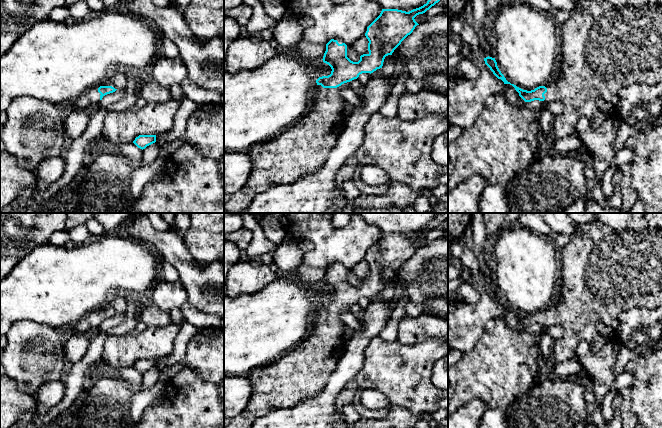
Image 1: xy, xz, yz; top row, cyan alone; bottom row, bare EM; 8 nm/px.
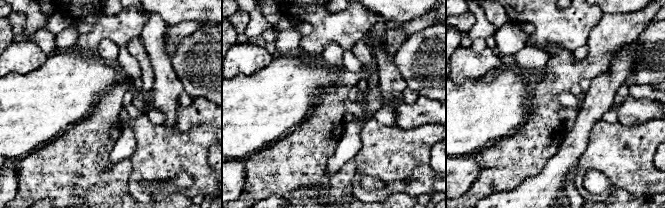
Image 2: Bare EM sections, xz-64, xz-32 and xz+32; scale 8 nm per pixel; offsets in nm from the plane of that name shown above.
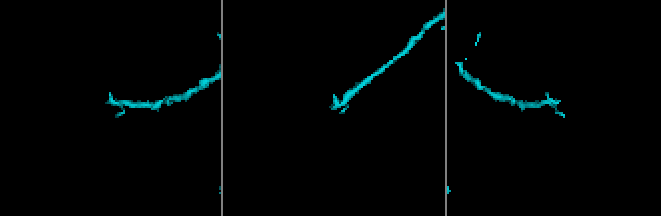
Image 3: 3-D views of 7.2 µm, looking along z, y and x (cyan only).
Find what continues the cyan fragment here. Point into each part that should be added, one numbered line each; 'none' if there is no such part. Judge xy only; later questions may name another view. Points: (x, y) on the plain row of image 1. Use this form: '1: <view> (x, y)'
1: xy (118, 305)

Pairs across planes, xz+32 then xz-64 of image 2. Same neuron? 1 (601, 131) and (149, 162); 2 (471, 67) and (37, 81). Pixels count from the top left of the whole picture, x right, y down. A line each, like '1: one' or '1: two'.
1: one
2: two

